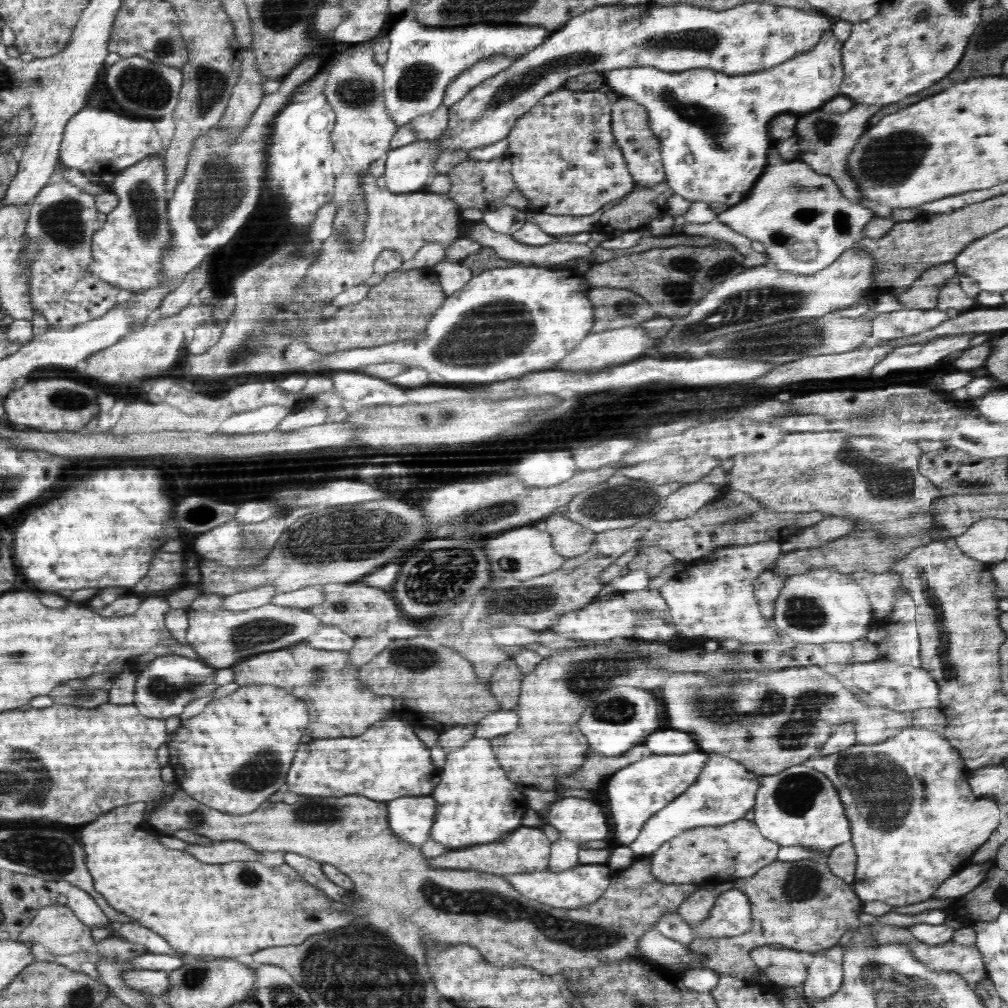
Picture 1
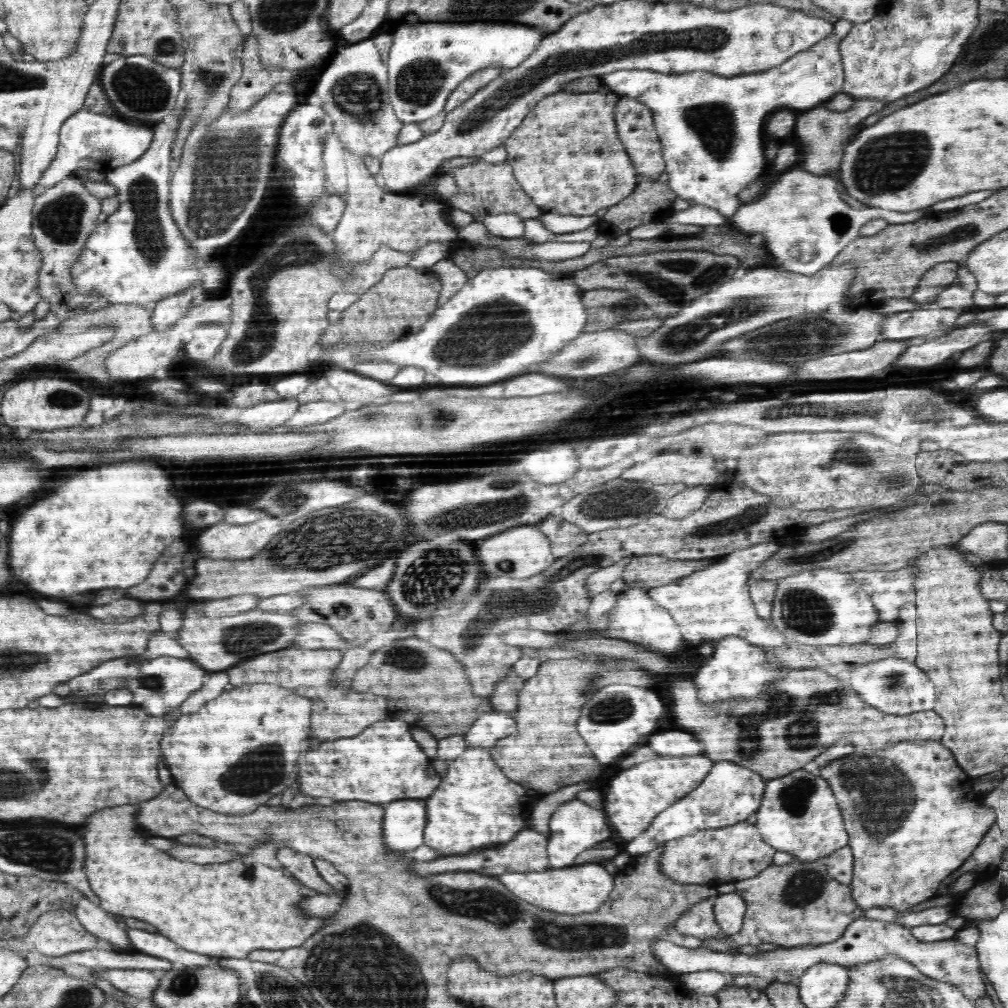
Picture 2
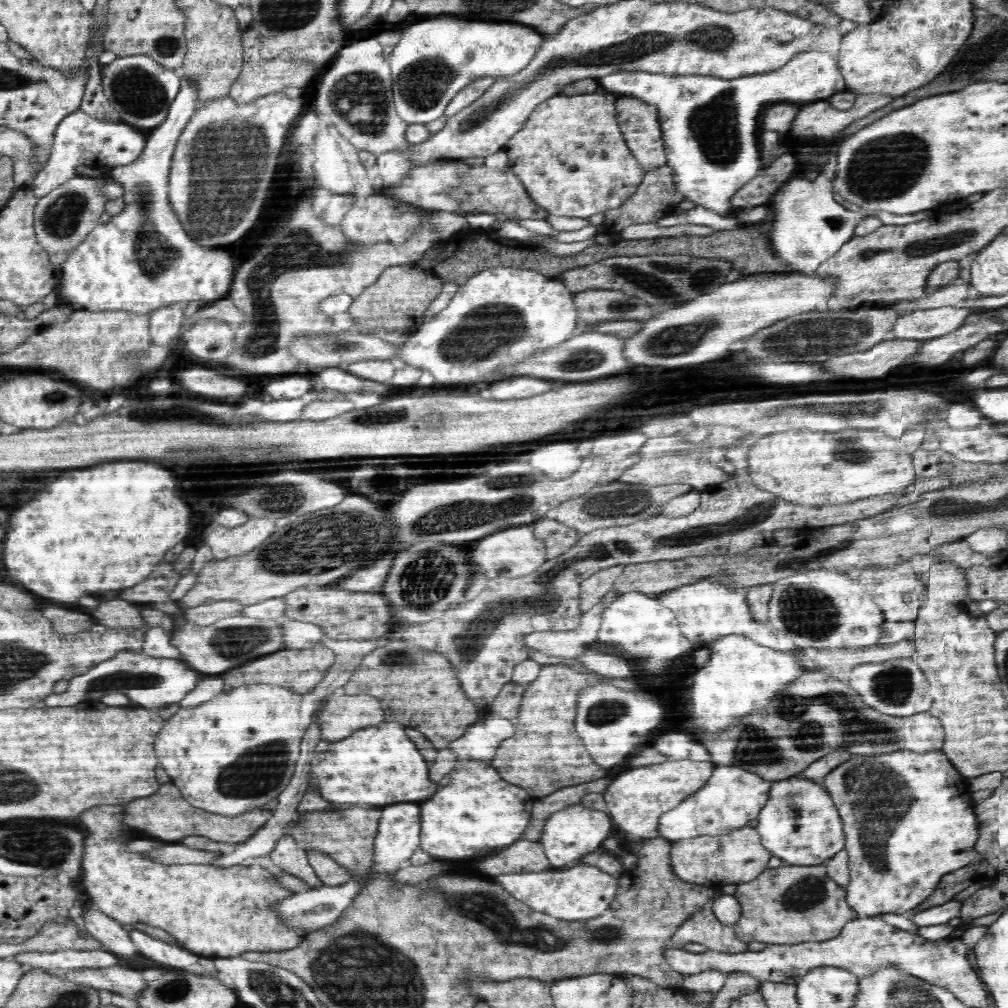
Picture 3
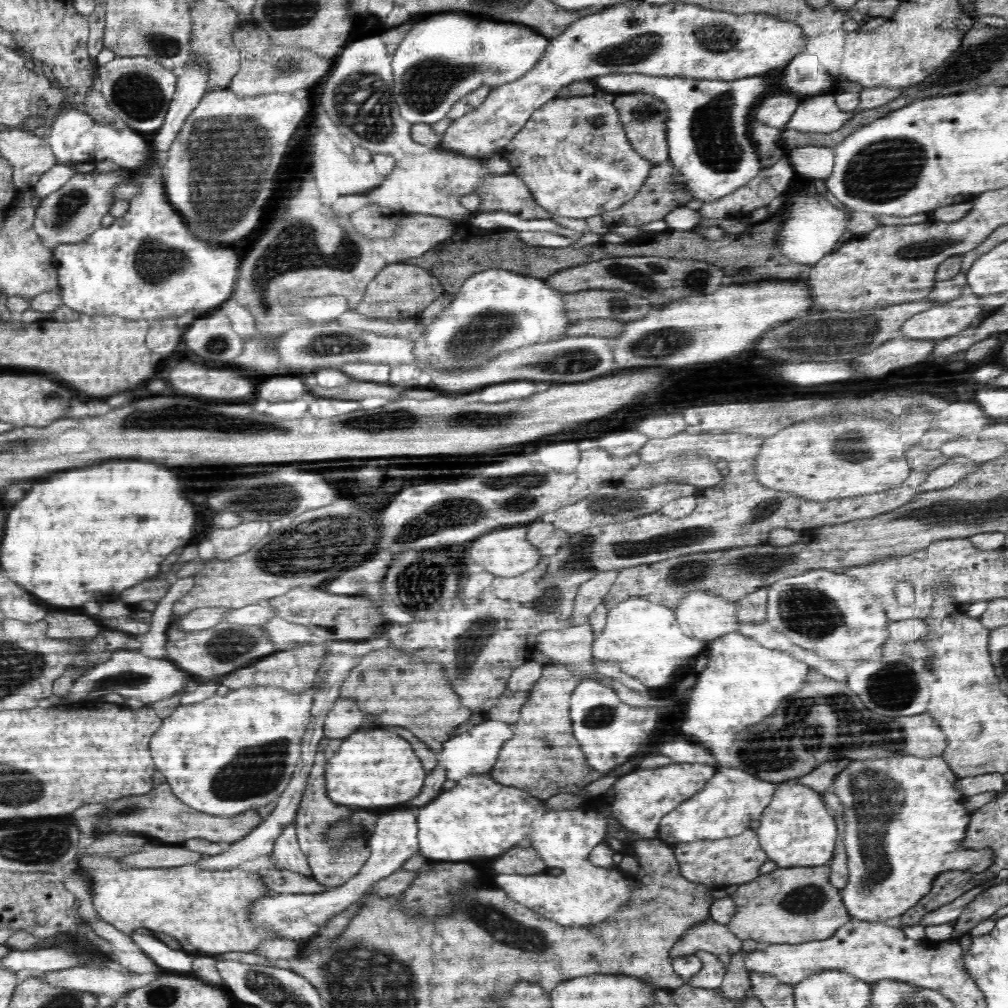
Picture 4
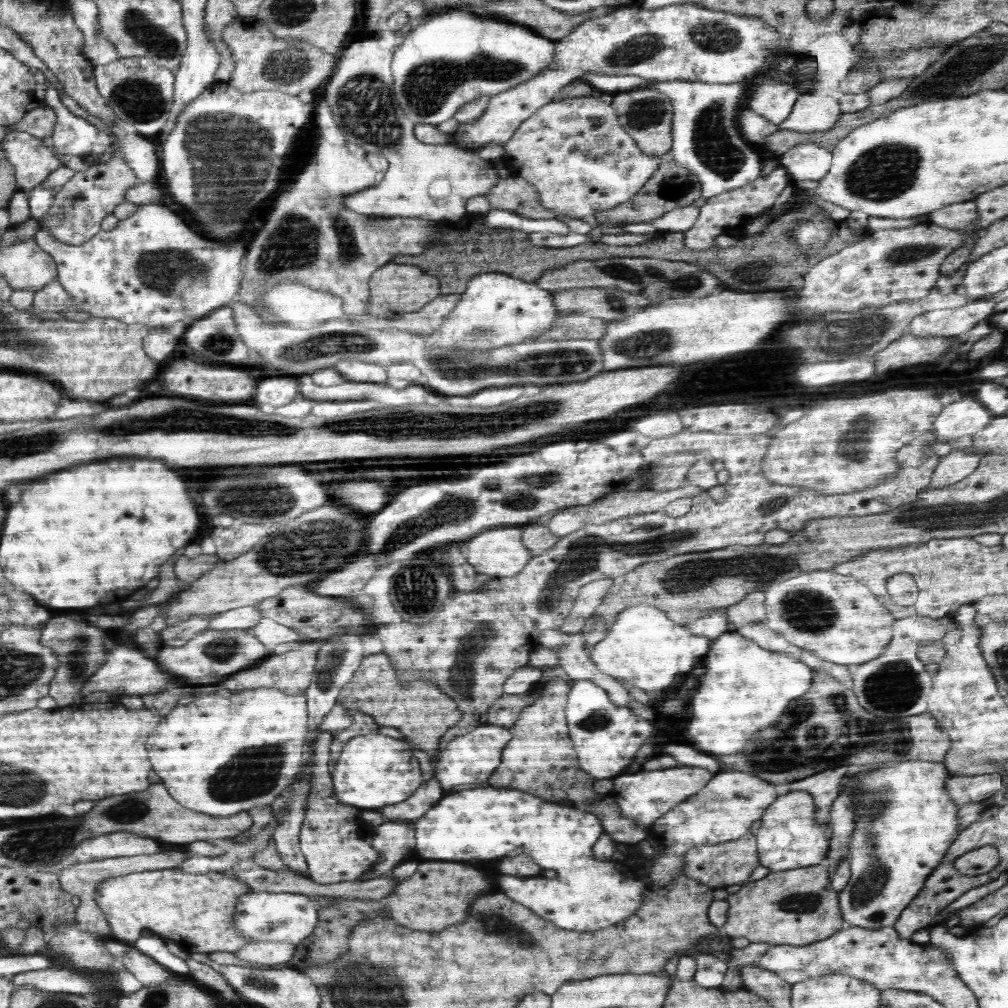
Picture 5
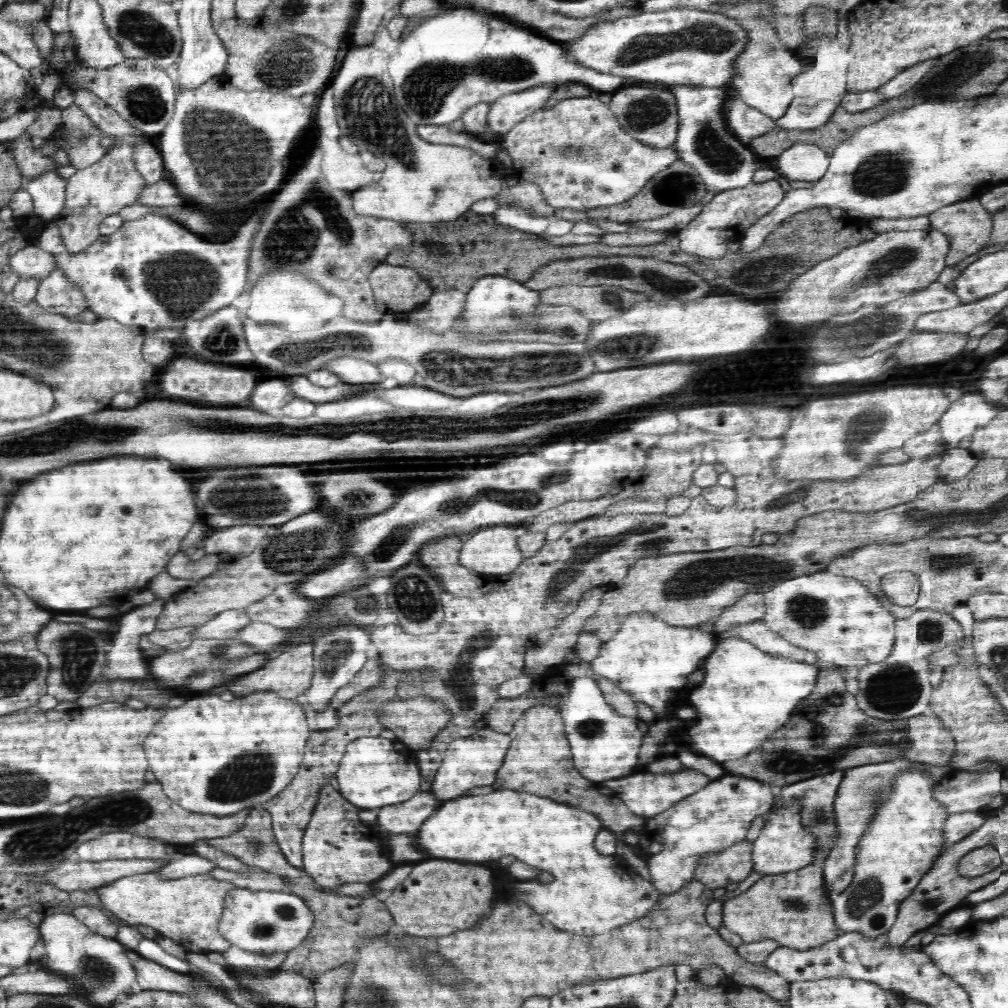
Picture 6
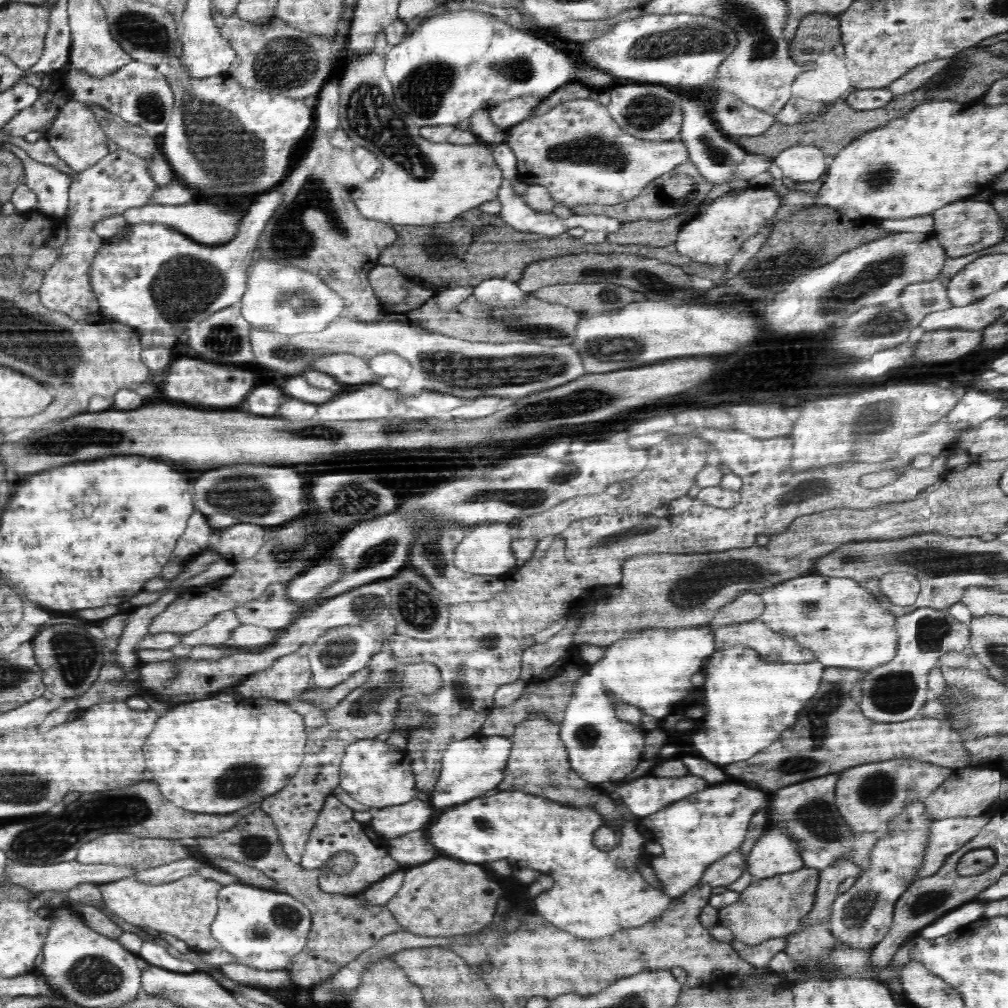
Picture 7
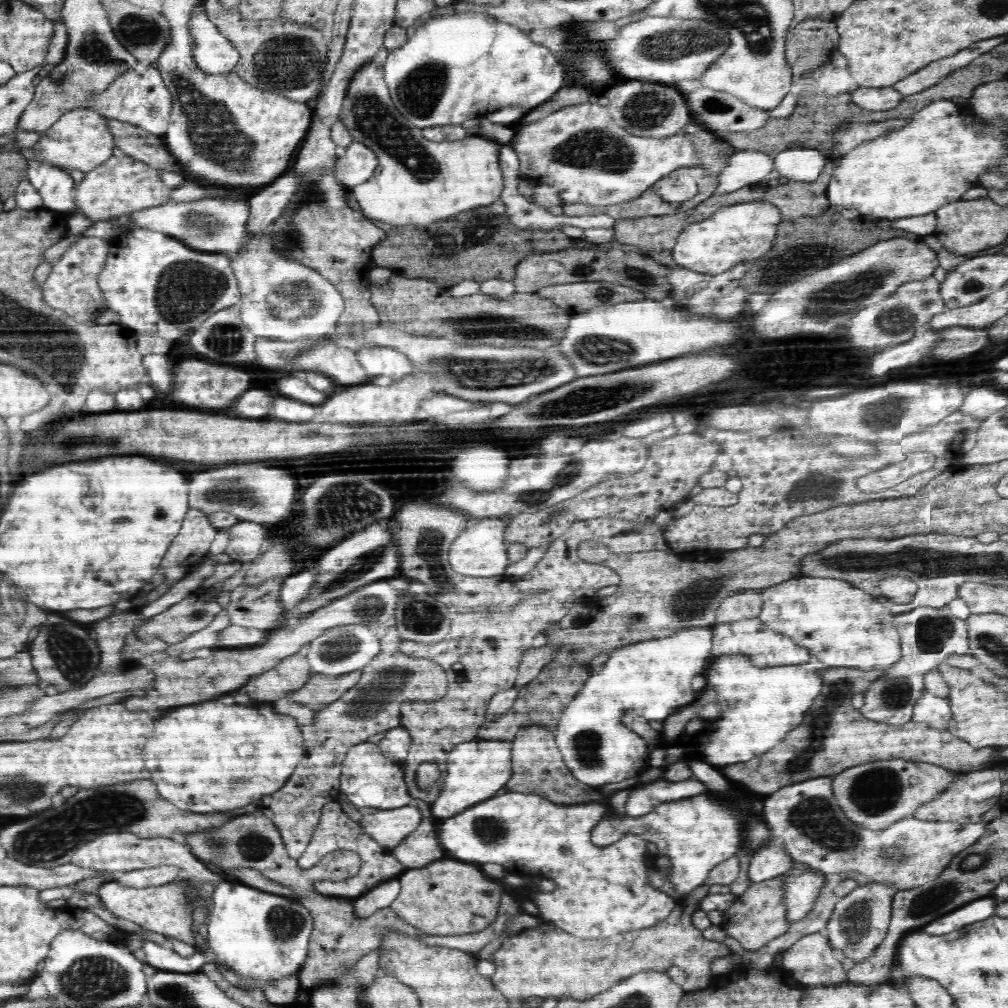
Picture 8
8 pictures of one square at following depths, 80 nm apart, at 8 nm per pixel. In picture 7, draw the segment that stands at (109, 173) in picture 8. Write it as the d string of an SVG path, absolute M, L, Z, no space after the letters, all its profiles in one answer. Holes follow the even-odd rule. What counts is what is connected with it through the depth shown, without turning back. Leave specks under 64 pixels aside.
M123 148L108 153L108 156L94 166L77 172L72 177L66 212L67 221L64 221L64 224L67 224L68 238L60 248L61 255L57 261L44 270L42 287L38 290L40 301L46 309L61 312L73 320L82 322L86 322L88 316L100 316L100 304L88 274L92 260L98 254L104 240L93 231L93 224L108 216L123 215L130 208L152 204L152 194L156 192L158 186L148 171L148 161Z

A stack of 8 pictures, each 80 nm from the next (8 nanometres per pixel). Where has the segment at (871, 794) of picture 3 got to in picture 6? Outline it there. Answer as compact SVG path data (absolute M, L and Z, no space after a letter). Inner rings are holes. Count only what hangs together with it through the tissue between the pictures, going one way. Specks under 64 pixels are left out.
M924 771L901 772L894 787L891 787L891 798L877 807L877 812L870 822L870 829L861 837L856 847L856 862L854 862L854 878L850 886L841 893L835 893L832 901L834 920L839 933L859 932L865 939L876 940L886 934L894 924L898 908L910 893L917 887L921 878L933 867L942 844L944 844L944 821L947 816L946 807L934 801L934 788L938 784ZM992 846L974 848L958 862L957 873L968 878L979 877L992 872L1001 865L1001 856Z

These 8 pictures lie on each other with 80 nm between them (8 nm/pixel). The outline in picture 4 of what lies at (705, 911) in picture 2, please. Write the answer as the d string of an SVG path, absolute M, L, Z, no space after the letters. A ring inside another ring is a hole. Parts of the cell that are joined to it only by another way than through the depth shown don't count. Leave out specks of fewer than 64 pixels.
M708 917L704 922L692 926L670 950L671 960L678 956L704 950L706 955L732 954L742 949L742 940L729 931L727 925L718 924Z

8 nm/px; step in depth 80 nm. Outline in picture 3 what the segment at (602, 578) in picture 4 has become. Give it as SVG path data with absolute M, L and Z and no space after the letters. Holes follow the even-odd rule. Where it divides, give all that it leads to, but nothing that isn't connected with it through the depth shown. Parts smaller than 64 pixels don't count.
M625 565L612 566L596 574L592 574L591 578L584 580L579 586L579 609L582 614L588 610L592 610L592 606L596 602L600 602L601 598L613 589L613 584L622 574Z

